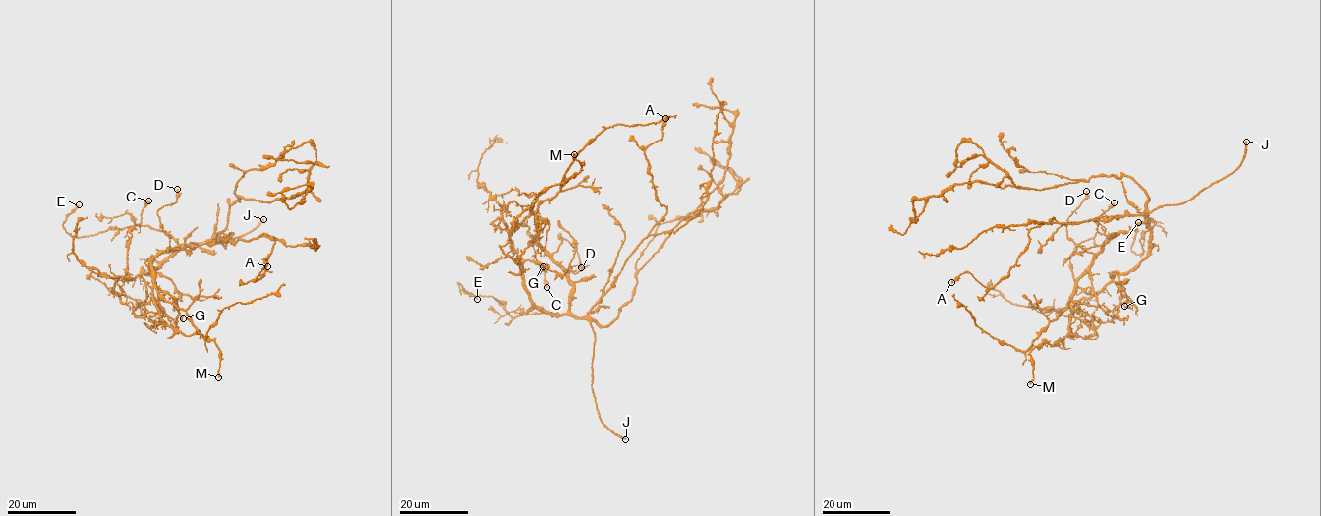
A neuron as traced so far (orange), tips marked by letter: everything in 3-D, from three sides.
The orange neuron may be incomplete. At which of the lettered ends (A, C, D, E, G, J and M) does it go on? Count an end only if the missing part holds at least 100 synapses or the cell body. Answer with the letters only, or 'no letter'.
J

